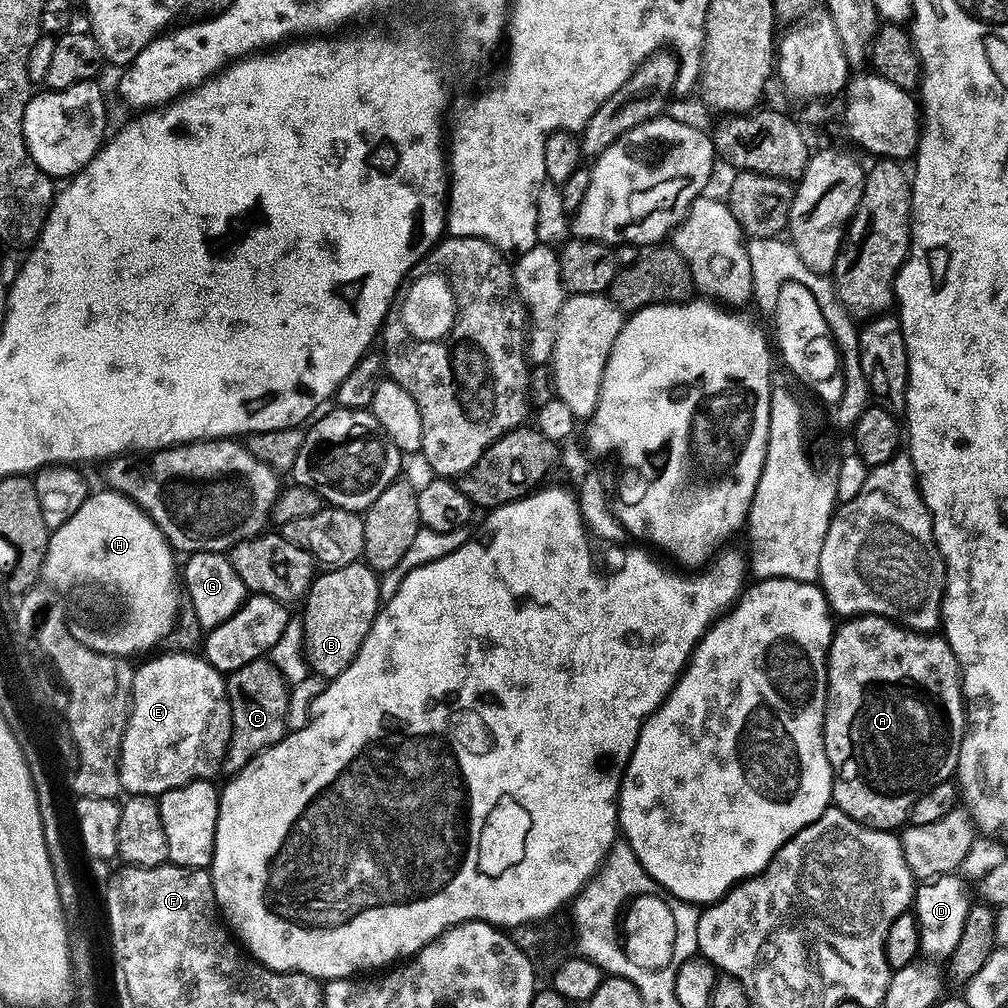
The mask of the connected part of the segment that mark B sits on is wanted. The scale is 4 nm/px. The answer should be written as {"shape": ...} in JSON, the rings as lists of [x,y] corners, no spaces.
{"shape":[[[357,562],[321,571],[303,601],[304,653],[315,675],[331,678],[342,674],[354,662],[376,613],[382,607],[380,576],[367,564]]]}

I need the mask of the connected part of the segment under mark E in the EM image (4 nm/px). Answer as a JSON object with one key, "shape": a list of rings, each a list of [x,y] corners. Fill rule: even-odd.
{"shape":[[[171,650],[137,667],[132,673],[132,706],[128,710],[128,725],[120,743],[118,767],[120,787],[134,796],[159,798],[166,790],[174,790],[191,780],[202,780],[212,768],[212,756],[223,761],[231,727],[228,714],[228,685],[225,677],[210,666],[203,655]],[[212,732],[212,752],[208,735]]]}

